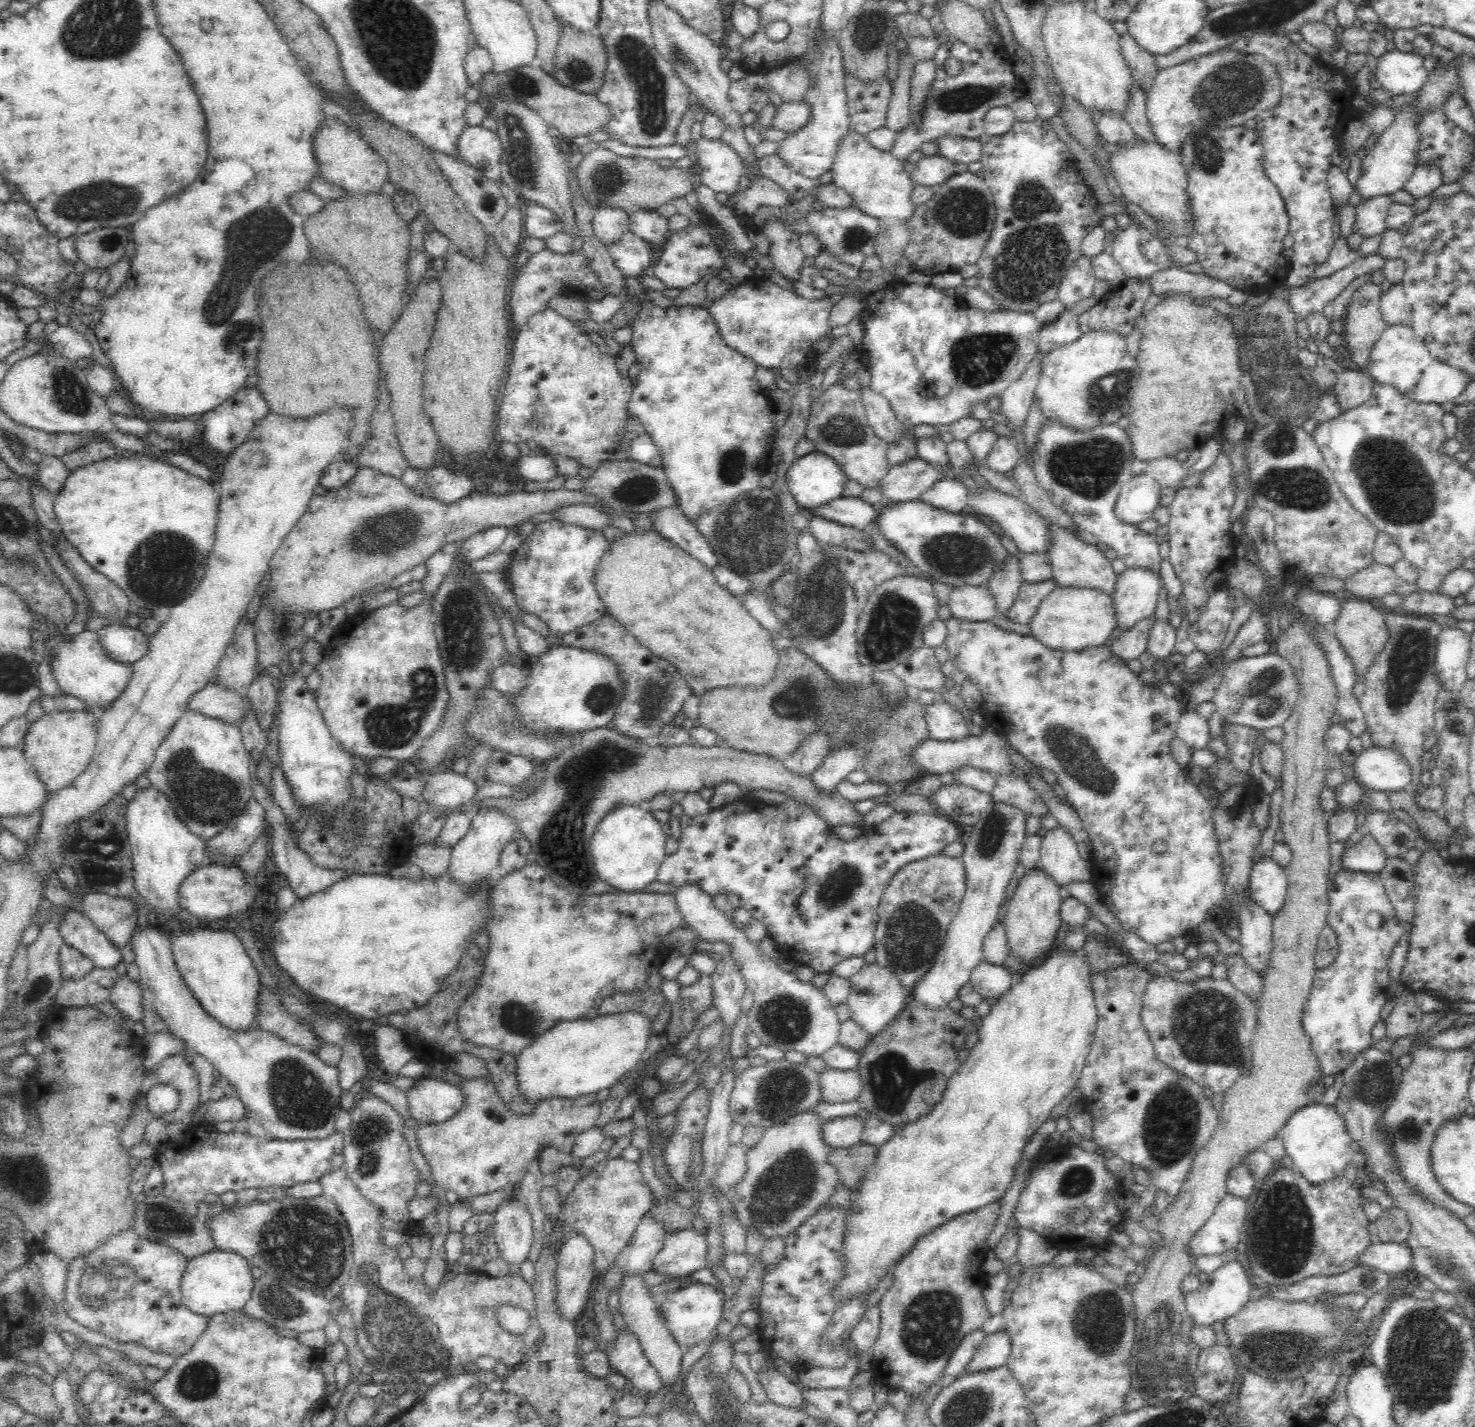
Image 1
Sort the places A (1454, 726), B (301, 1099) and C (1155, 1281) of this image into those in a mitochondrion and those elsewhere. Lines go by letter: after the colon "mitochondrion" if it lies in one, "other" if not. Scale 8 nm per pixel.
A: other
B: mitochondrion
C: other

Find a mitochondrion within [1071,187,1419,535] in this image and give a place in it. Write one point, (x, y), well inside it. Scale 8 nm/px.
(1276, 382)

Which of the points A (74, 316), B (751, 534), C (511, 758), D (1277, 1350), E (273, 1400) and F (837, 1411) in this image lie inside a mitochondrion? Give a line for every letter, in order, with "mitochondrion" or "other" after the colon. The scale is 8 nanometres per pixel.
A: other
B: mitochondrion
C: other
D: mitochondrion
E: other
F: other

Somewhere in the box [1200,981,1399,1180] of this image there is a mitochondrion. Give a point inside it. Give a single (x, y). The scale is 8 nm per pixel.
(1376, 1087)

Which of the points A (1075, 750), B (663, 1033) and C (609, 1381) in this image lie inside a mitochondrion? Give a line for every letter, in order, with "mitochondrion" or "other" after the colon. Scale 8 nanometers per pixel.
A: mitochondrion
B: other
C: other

